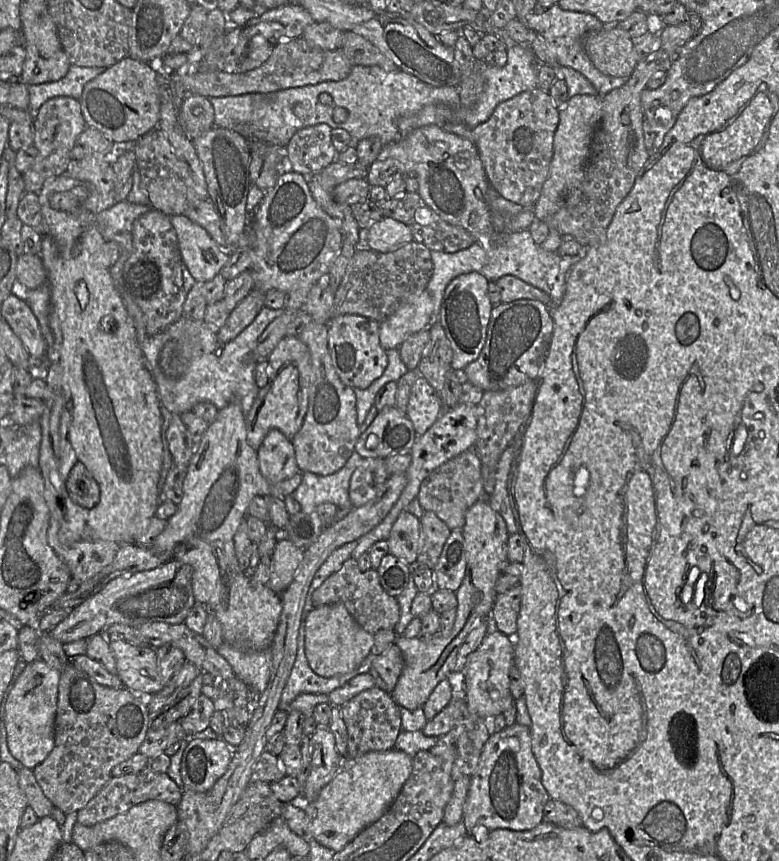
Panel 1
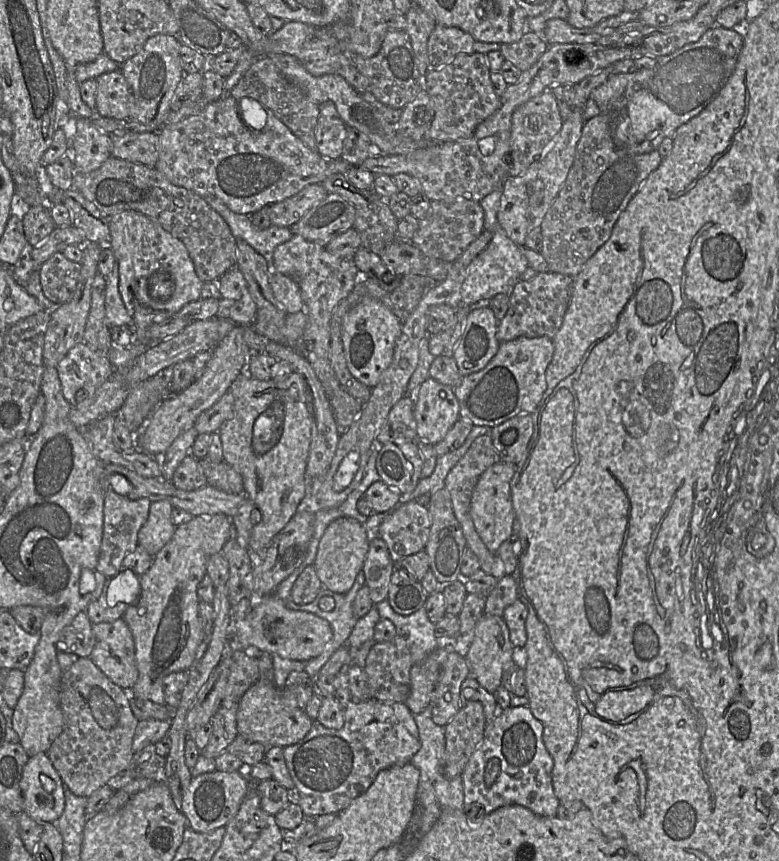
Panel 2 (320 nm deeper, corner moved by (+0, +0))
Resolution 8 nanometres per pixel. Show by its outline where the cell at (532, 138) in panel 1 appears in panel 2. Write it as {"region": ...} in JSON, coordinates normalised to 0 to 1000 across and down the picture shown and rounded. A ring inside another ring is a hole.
{"region":[[[700,105],[660,129],[656,146],[656,206],[673,202],[685,187],[696,182],[718,156],[721,143],[723,139],[707,105]]]}

